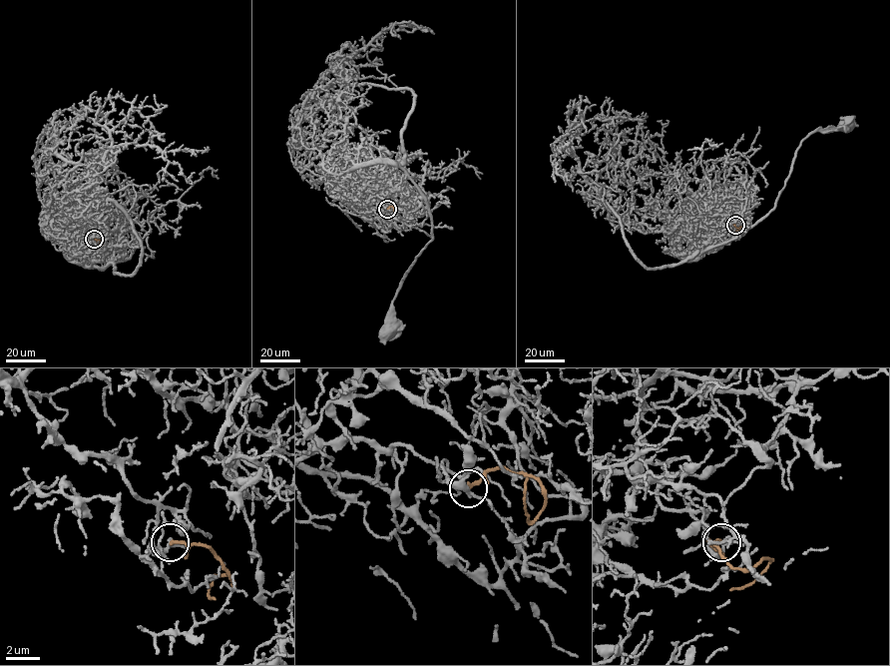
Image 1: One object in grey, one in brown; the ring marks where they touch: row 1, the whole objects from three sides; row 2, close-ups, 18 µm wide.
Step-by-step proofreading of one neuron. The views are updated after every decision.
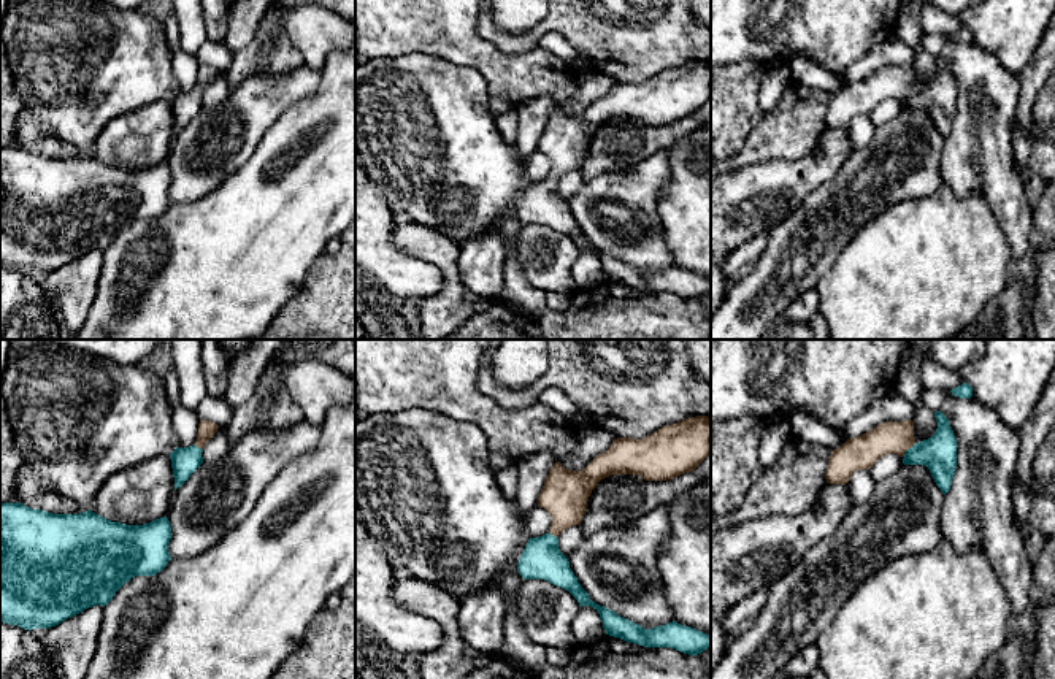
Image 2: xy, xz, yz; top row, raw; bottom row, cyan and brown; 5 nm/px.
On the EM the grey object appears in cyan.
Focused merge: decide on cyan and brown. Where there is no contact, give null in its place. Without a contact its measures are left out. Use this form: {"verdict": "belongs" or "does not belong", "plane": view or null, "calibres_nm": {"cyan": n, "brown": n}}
{"verdict": "belongs", "plane": "yz", "calibres_nm": {"cyan": 180, "brown": 170}}

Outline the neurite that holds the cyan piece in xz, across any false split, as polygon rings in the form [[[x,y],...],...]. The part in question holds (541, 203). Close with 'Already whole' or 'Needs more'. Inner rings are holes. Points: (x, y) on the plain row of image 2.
[[[696,60],[665,70],[643,84],[617,82],[581,116],[566,114],[557,106],[538,143],[538,151],[552,160],[551,173],[546,179],[528,184],[517,208],[519,219],[524,224],[544,224],[568,235],[579,251],[597,254],[609,281],[644,292],[701,298],[711,290],[711,279],[674,265],[646,274],[592,246],[560,197],[558,179],[581,170],[589,141],[601,124],[611,119],[636,119],[646,125],[666,125],[695,116],[709,98],[711,62]]]. Needs more

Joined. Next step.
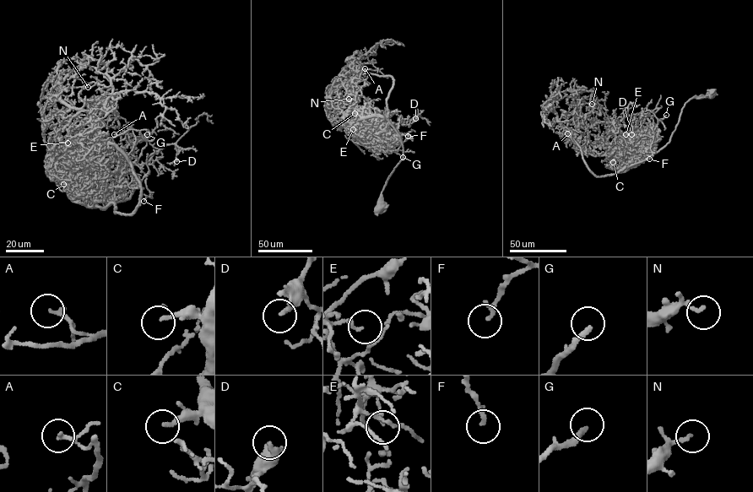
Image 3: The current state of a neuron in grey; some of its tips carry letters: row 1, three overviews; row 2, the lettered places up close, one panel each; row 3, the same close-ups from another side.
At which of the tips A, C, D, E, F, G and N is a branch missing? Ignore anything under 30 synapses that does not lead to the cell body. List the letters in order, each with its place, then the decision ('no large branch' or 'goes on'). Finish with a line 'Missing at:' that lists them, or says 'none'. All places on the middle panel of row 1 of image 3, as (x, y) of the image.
A: (365, 68) | no large branch
C: (354, 113) | goes on
D: (415, 118) | goes on
E: (353, 129) | no large branch
F: (408, 136) | no large branch
G: (403, 157) | goes on
N: (349, 99) | no large branch
Missing at: C, D, G

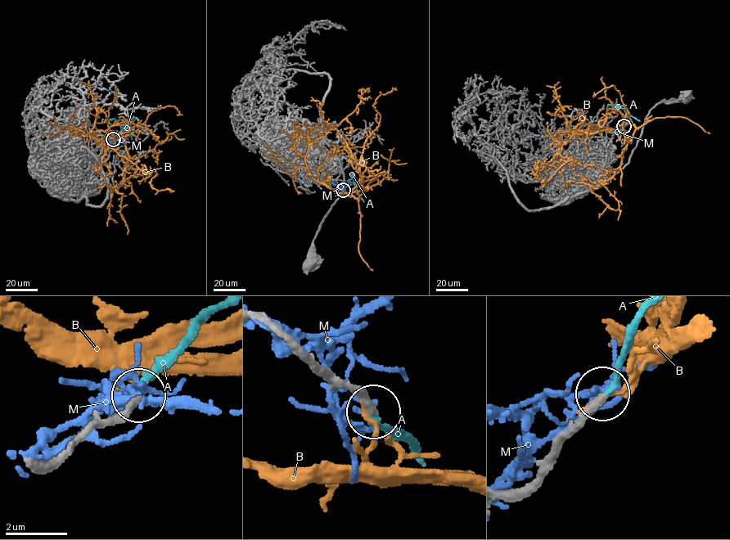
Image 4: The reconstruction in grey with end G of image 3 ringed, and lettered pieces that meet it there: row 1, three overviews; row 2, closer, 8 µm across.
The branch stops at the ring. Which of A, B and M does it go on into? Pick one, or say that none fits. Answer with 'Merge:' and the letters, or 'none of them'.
Merge: A

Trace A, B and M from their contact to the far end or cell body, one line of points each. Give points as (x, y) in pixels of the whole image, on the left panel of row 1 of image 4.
A: (113, 140), (132, 123), (123, 119), (109, 119)
B: (113, 140), (121, 138), (127, 153), (120, 184), (133, 175), (154, 171), (151, 186), (173, 191)
M: (114, 139), (123, 143), (128, 141)

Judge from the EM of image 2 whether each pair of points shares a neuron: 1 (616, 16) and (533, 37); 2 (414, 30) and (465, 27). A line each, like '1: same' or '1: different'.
1: same
2: same

